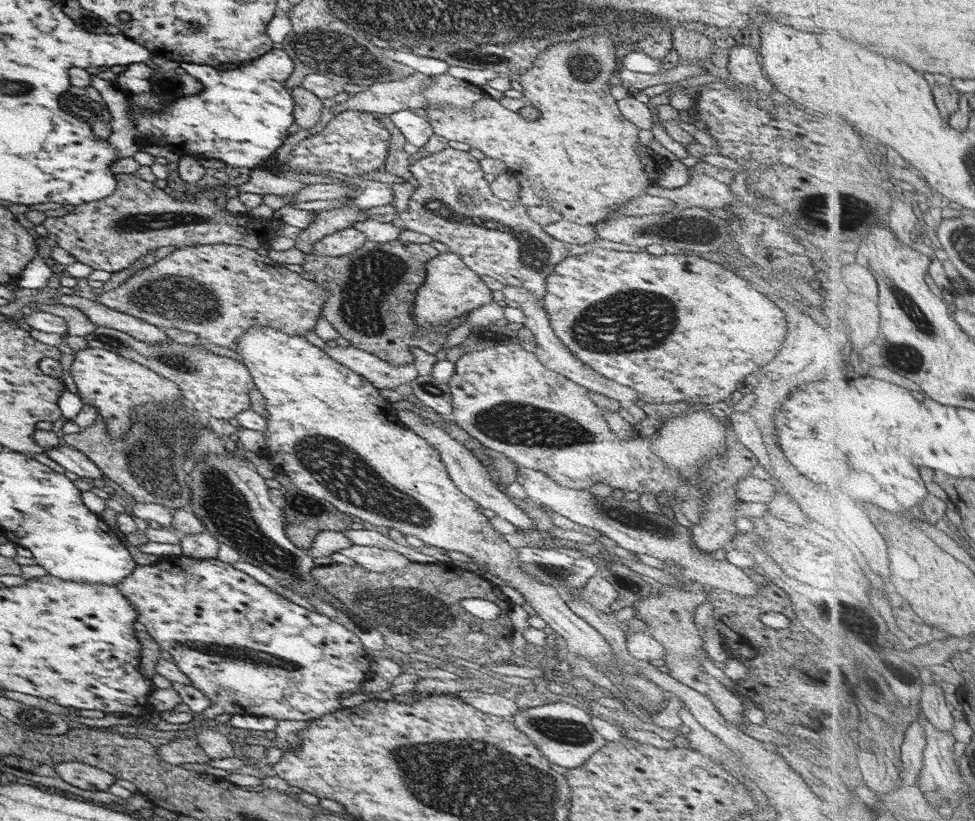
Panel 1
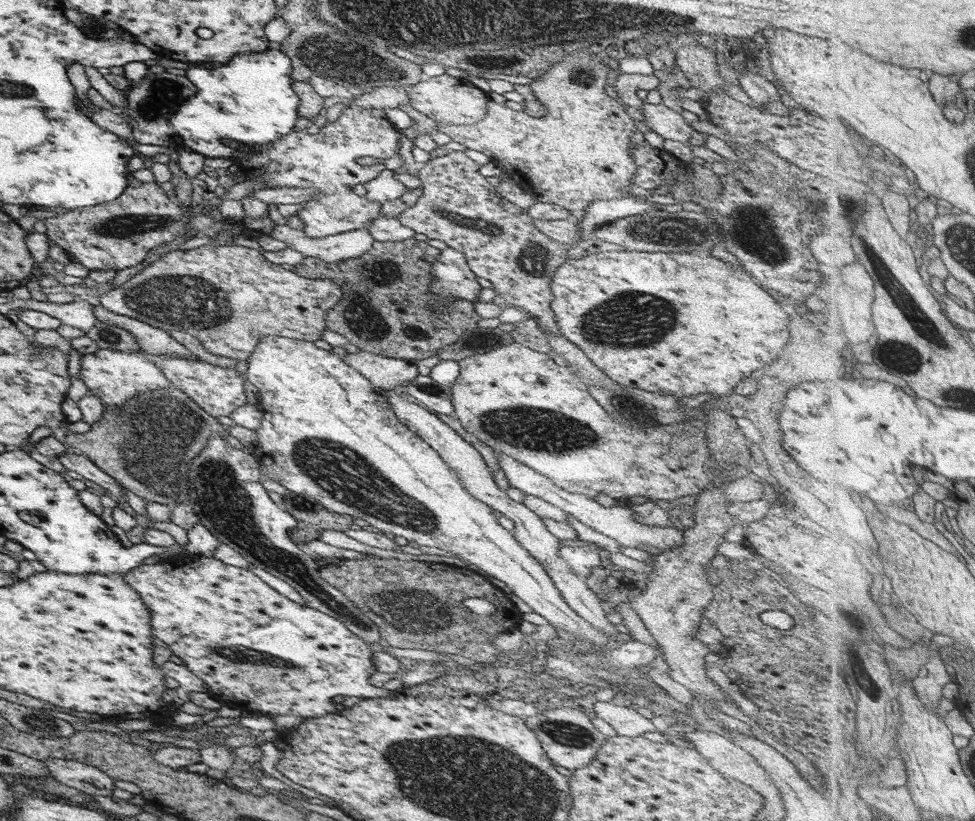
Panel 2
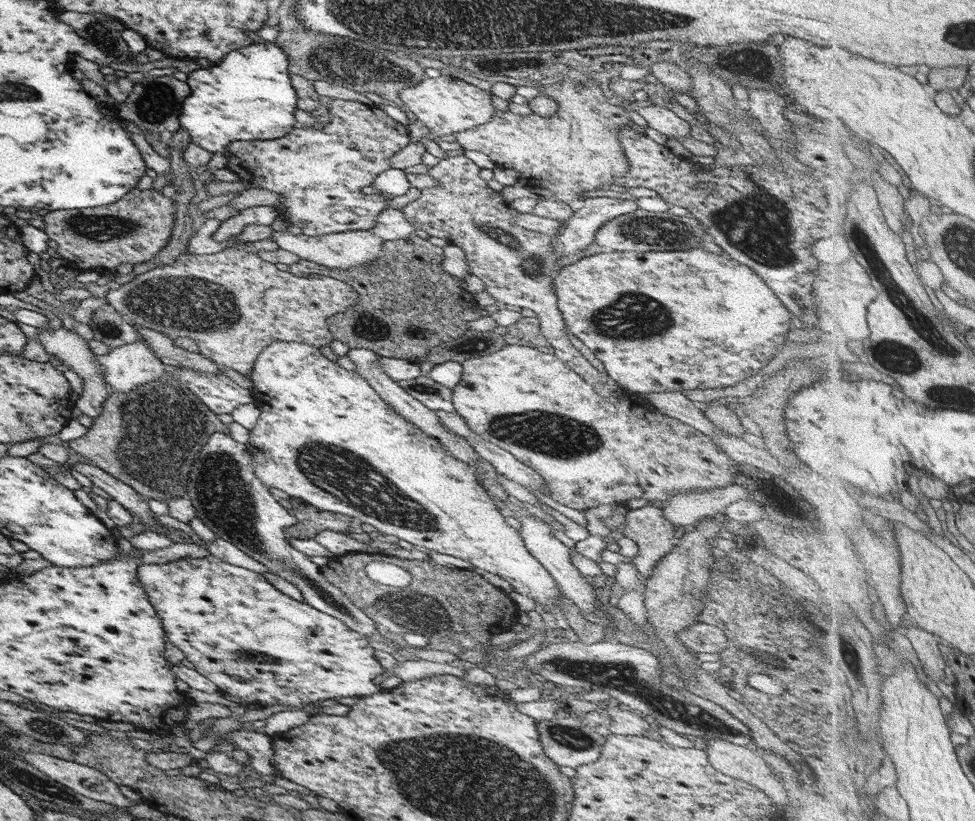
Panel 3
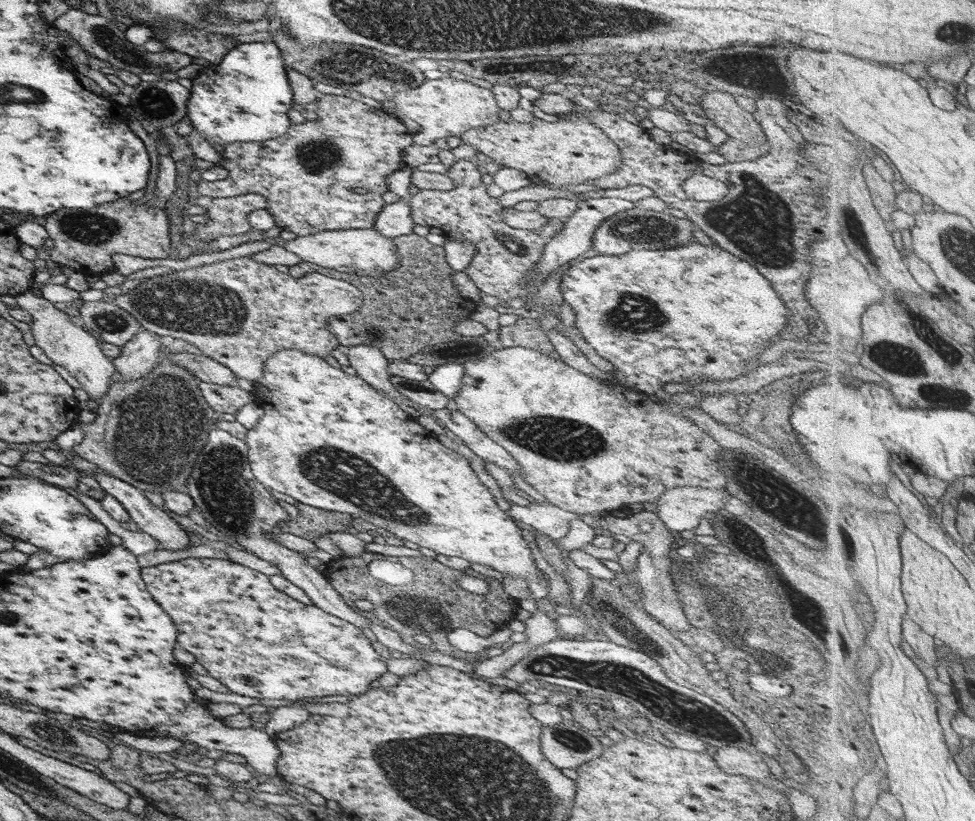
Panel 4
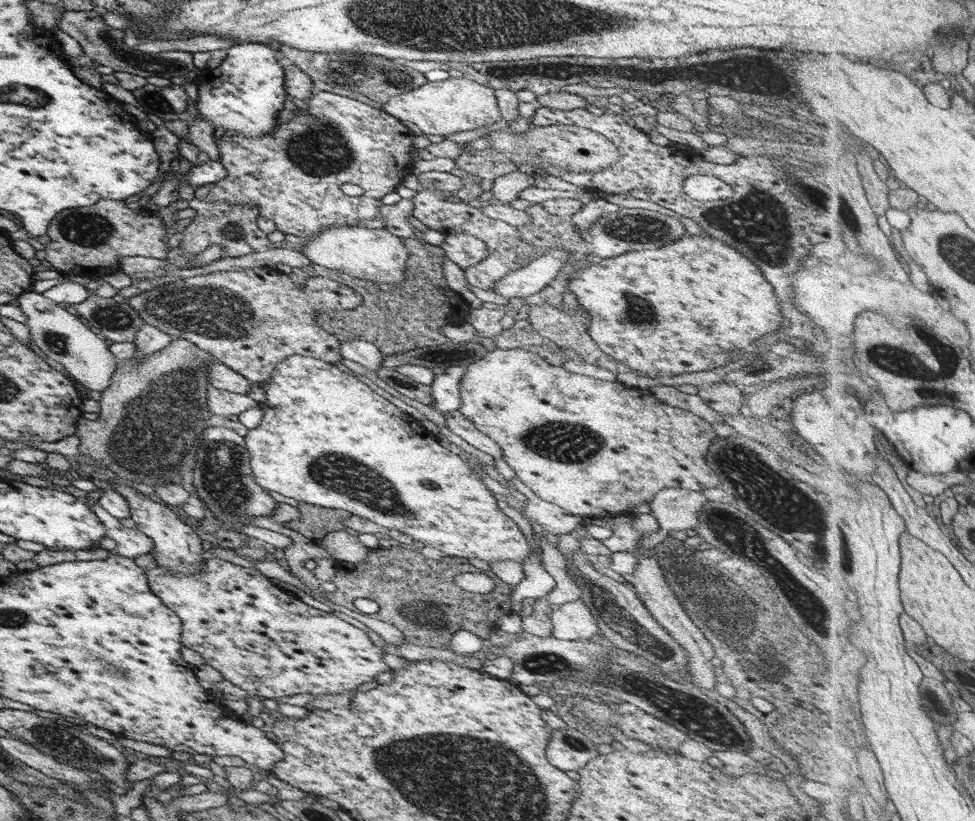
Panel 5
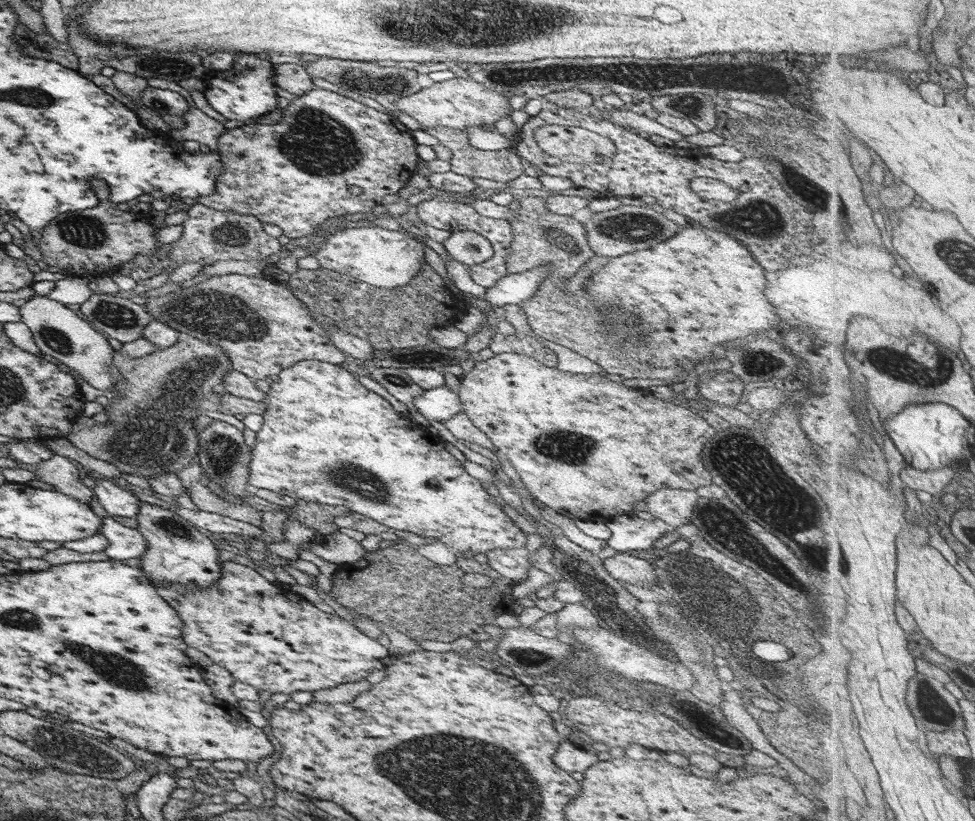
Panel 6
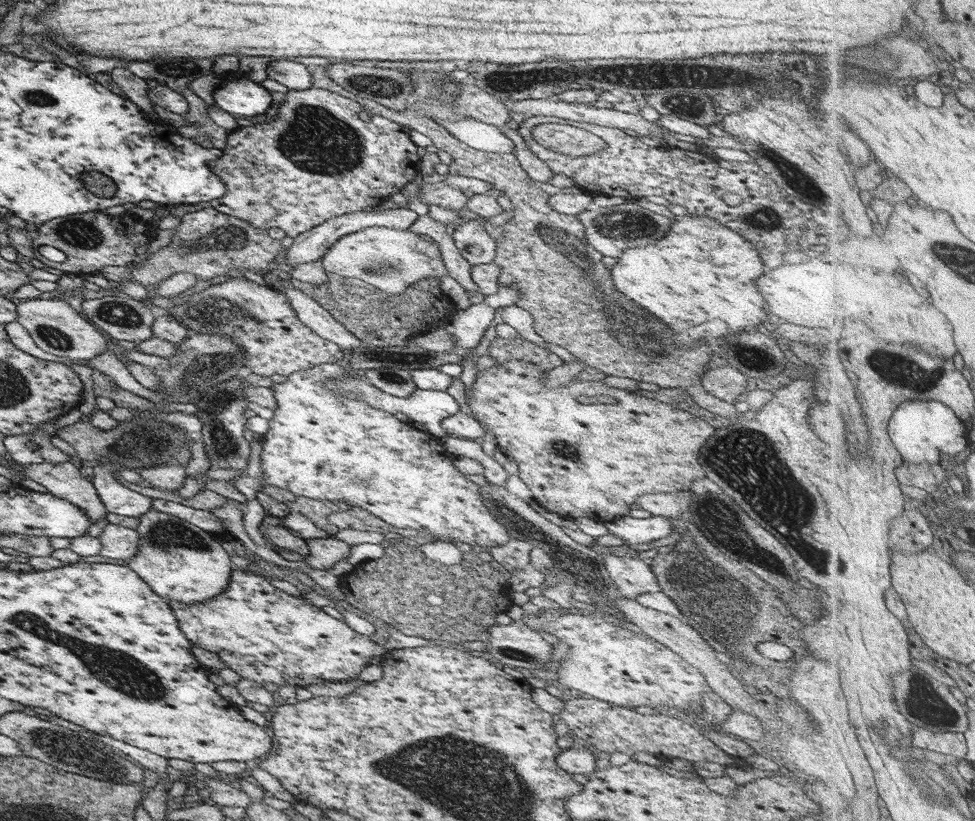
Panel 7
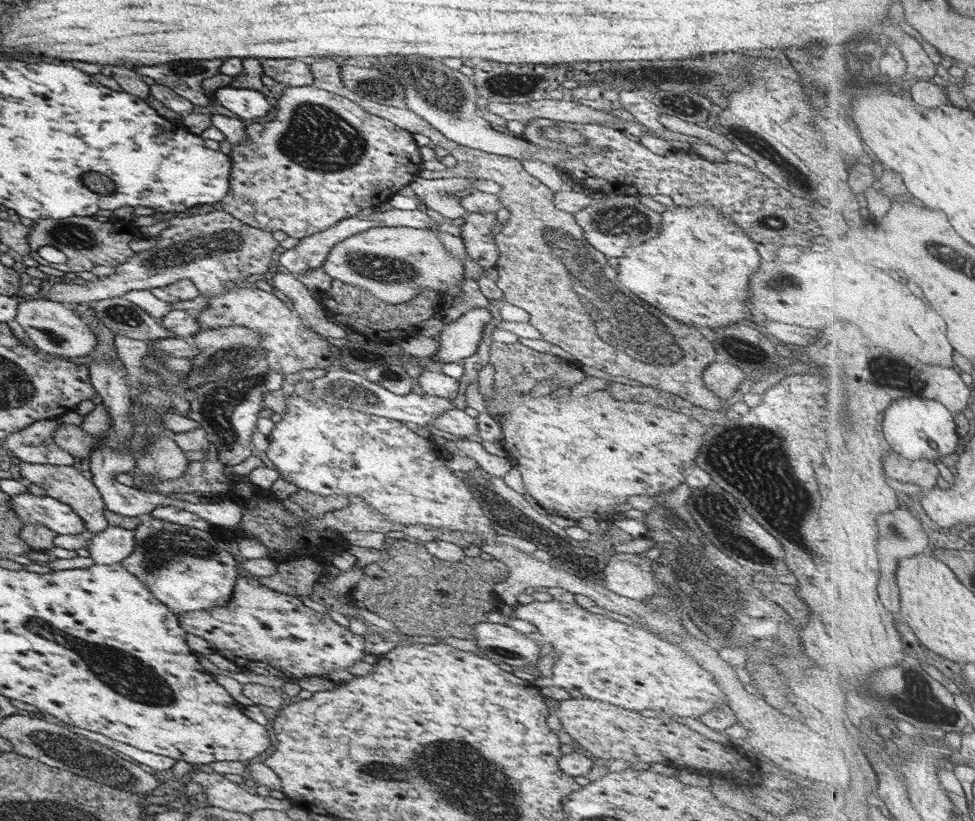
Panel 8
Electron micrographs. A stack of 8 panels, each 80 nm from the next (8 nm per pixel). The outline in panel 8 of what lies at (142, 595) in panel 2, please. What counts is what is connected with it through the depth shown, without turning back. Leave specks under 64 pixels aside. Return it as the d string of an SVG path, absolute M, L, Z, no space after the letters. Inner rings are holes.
M236 576L230 599L224 605L181 613L176 619L185 633L205 640L213 650L235 666L259 676L273 674L286 682L303 680L306 676L320 677L329 670L347 671L349 666L359 662L365 654L363 636L353 634L345 626L335 624L329 613L316 612L303 605L297 597L271 590L259 584L258 579L252 576Z

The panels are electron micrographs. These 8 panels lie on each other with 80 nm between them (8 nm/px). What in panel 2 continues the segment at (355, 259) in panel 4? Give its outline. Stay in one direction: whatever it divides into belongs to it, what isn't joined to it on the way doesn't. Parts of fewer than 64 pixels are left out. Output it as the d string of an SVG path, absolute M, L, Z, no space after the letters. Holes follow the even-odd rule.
M273 225L268 236L281 240L287 247L297 250L305 257L336 263L355 258L369 250L372 238L366 228L358 228L321 238L309 238L302 231L287 225Z

